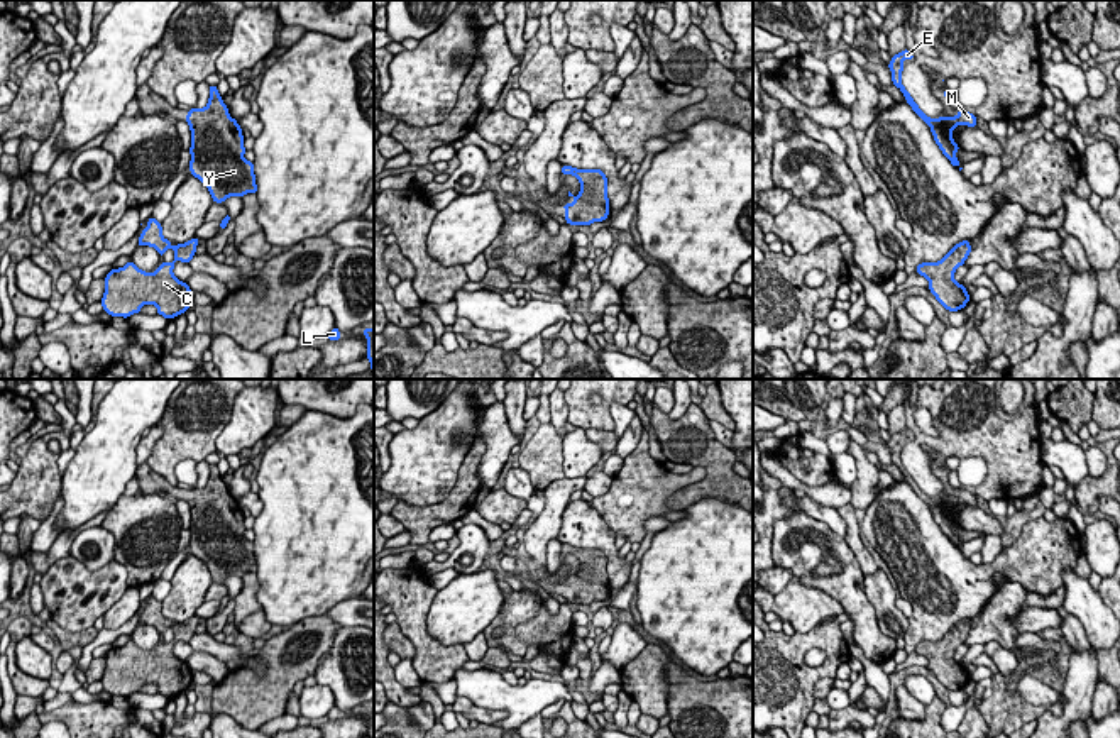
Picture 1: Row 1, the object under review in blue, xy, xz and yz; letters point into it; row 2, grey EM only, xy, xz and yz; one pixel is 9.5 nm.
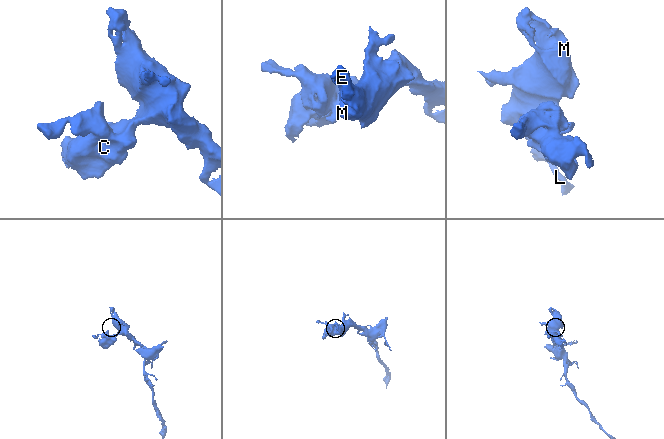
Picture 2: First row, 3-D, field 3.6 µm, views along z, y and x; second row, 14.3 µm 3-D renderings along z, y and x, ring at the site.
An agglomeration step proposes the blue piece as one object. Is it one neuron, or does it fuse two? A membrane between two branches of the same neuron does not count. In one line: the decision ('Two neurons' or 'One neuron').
One neuron

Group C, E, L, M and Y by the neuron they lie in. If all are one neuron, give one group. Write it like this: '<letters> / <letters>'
C E L M Y

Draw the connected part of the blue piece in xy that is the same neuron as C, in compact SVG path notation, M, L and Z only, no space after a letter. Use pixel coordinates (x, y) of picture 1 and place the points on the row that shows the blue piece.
M149 217L147 227L140 232L137 247L154 247L161 257L167 249L173 249L174 261L162 261L154 273L139 269L132 261L120 269L113 267L105 278L105 293L102 298L103 311L110 317L129 318L134 313L140 313L144 305L156 305L157 315L162 315L166 320L186 313L193 303L191 289L173 274L173 269L176 261L189 264L196 254L198 240L200 239L193 237L173 247L171 240L162 237L161 222Z

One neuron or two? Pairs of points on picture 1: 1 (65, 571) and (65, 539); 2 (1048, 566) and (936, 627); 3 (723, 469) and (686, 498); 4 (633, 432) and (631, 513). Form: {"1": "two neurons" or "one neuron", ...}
{"1": "two neurons", "2": "one neuron", "3": "one neuron", "4": "two neurons"}

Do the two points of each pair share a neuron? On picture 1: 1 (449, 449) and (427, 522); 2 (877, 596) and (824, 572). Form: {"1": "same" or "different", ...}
{"1": "different", "2": "different"}

